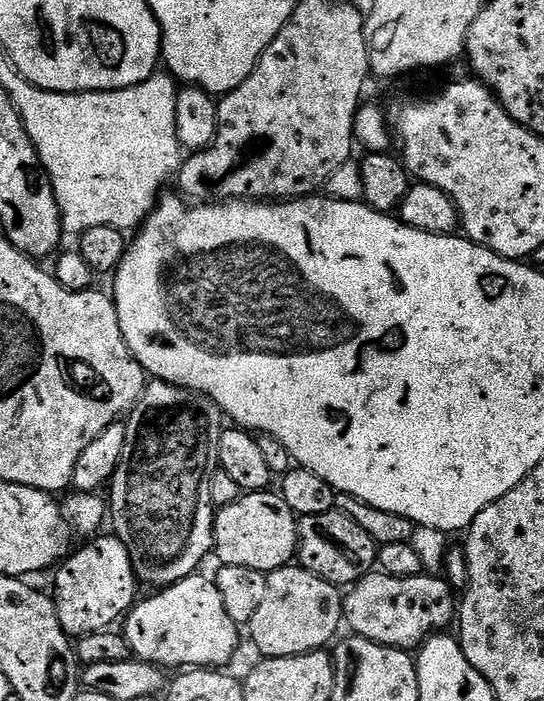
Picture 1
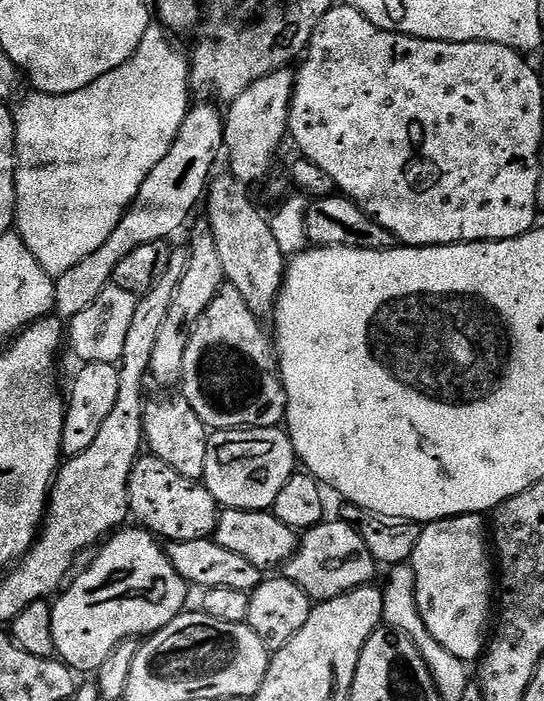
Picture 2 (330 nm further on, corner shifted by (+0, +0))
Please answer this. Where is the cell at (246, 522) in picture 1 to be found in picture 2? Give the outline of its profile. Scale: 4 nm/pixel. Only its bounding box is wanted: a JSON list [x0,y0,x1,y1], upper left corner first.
[128,454,221,542]

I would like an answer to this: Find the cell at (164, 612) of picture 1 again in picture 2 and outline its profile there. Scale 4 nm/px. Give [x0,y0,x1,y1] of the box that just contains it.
[52,527,190,673]

